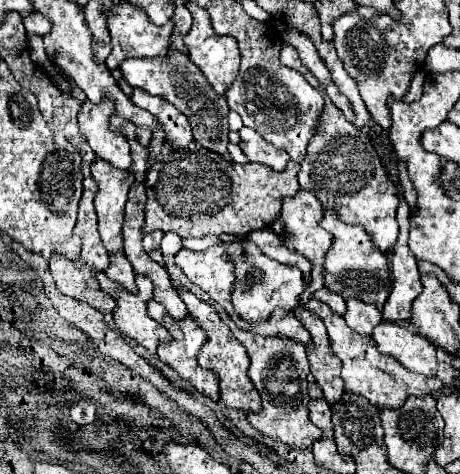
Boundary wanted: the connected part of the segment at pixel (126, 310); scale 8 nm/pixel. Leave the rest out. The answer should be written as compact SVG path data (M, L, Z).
M98 272L98 284L116 300L114 322L120 332L138 340L138 344L148 348L152 354L156 354L156 346L160 342L170 340L168 330L164 330L164 326L152 320L146 312L146 300L152 298L152 280L148 280L148 276L136 276L138 294L120 288L120 284L108 280L104 272Z

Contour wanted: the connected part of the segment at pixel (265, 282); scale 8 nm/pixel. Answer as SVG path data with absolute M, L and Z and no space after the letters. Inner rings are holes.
M242 240L236 244L224 244L228 250L228 256L236 264L236 284L232 292L232 304L240 318L244 318L250 324L264 322L274 308L292 310L300 302L300 294L304 292L304 280L302 272L296 266L280 264L260 252L256 244L250 240Z

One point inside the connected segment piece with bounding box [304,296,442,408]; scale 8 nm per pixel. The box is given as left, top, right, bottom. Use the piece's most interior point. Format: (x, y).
(380, 378)

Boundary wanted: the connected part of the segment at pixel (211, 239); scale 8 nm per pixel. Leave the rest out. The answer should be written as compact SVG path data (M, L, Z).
M204 236L204 238L186 238L184 246L190 250L206 250L212 244L220 244L220 240L216 236Z

